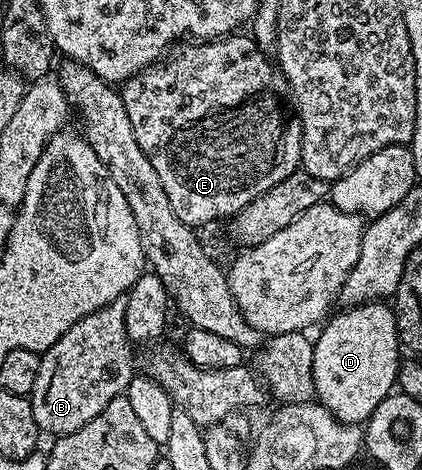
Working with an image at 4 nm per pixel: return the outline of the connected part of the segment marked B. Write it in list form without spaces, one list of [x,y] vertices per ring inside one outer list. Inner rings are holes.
[[[120,298],[81,318],[40,355],[41,370],[37,370],[37,382],[33,382],[29,397],[40,433],[52,432],[55,438],[73,434],[97,418],[113,398],[126,393],[133,375],[133,344],[125,330],[125,304],[126,299]]]

